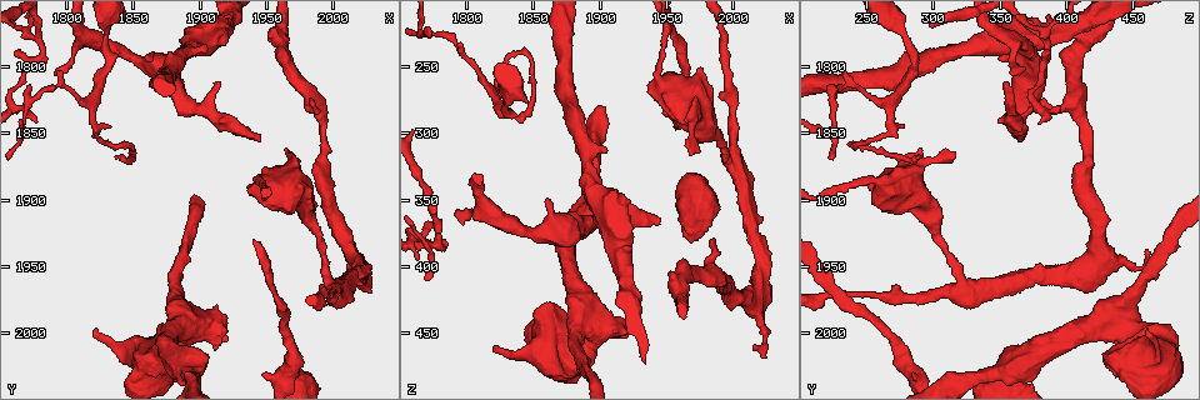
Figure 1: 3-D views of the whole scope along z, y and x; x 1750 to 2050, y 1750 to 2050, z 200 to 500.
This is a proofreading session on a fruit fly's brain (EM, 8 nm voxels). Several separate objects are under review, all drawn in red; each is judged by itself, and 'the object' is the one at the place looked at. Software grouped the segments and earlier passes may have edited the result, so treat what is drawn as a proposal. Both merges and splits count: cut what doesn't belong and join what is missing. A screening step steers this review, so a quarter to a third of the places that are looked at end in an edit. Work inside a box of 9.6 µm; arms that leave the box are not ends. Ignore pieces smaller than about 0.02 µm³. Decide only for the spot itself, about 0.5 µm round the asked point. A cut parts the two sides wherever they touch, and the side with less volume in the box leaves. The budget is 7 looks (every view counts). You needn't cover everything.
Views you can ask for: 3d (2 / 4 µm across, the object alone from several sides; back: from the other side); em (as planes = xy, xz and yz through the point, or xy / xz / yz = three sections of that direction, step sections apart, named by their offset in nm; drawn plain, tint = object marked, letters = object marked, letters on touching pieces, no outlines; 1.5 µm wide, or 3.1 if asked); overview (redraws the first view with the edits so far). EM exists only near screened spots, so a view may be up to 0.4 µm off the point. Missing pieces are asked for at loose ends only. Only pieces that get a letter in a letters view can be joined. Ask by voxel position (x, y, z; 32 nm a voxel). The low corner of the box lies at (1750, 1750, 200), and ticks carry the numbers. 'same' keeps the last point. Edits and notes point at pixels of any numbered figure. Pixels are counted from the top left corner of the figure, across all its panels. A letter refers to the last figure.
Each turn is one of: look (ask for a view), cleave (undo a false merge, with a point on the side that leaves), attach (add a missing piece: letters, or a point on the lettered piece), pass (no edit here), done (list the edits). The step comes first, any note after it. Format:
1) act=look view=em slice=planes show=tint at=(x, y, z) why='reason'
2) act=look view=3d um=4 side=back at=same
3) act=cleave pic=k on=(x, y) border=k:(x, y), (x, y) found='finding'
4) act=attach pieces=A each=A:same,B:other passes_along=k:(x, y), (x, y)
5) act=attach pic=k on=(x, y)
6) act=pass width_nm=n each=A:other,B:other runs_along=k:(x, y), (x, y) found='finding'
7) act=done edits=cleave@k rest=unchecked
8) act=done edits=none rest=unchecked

act=look view=3d um=2 at=(1944, 1884, 248) why='calibre changes'

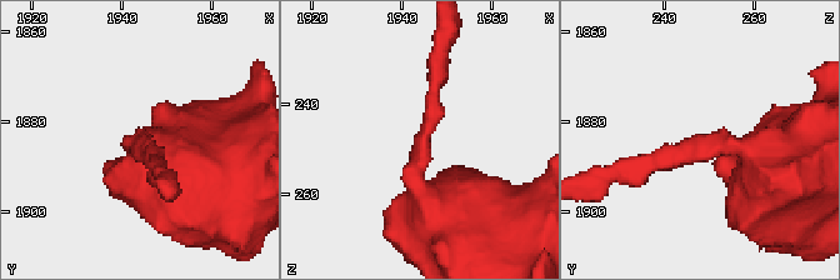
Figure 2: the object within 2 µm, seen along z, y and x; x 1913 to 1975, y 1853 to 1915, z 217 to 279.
act=look view=em slice=planes show=plain at=(1945, 1885, 247) arm_widths_nm=190,700 why='now the EM'

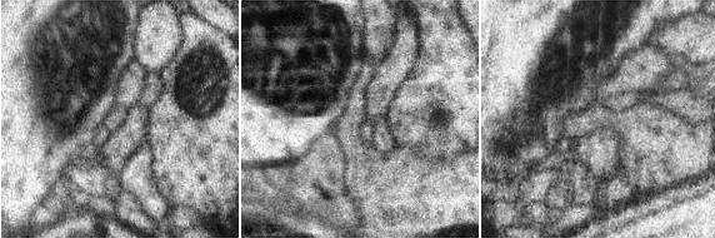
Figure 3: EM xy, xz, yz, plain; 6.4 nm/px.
act=look view=em slice=planes show=letters at=same

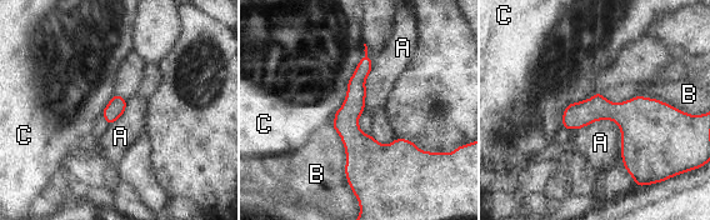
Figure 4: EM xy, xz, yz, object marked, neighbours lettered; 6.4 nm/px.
act=pass each=A:other,B:other,C:other runs_along=4:(366, 60), (351, 109), (353, 153) found='all the same cell'

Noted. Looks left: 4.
act=look view=3d um=2 at=(1946, 1854, 368) why='branch stops here'

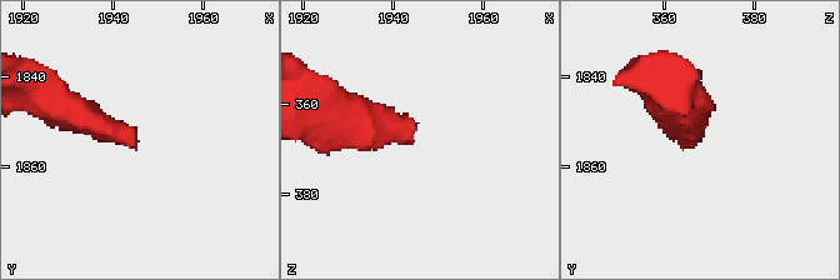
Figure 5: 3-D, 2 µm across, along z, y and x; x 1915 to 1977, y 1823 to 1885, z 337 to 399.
act=look view=em um=3.1 slice=xy step=8 show=letters at=(1946, 1856, 366)

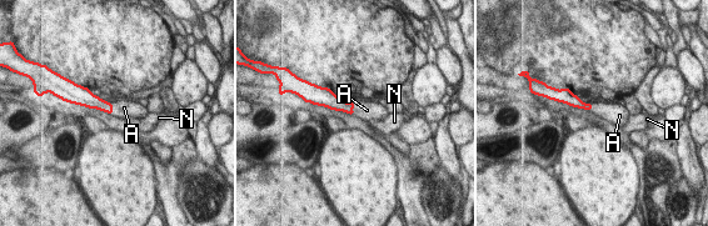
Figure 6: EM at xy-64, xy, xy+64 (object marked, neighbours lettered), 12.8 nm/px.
act=look view=em um=3.1 slice=planes show=letters at=same why='another direction'

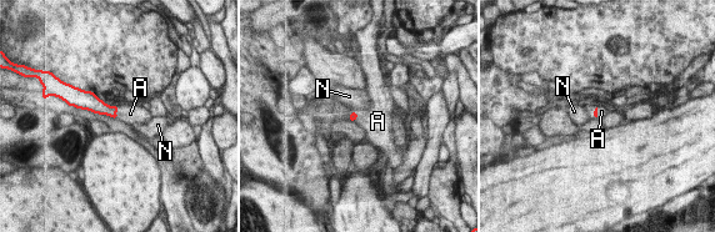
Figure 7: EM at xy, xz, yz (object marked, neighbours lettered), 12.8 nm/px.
act=attach pieces=A each=A:same,N:other passes_along=7:(98, 106), (115, 112), (130, 114) found='the cell continues'

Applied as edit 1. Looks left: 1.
act=look view=em slice=yz step=4 show=letters at=(1822, 1996, 460) why='branch stops here'

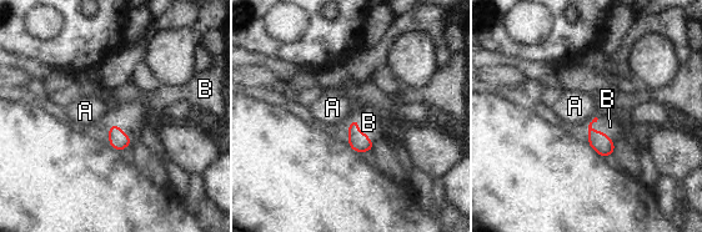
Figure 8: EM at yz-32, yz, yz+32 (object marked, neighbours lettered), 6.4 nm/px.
act=attach pieces=B each=A:other,B:same found='it goes on there'

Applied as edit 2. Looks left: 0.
act=done edits=attach@7,attach@8 rest=unchecked

